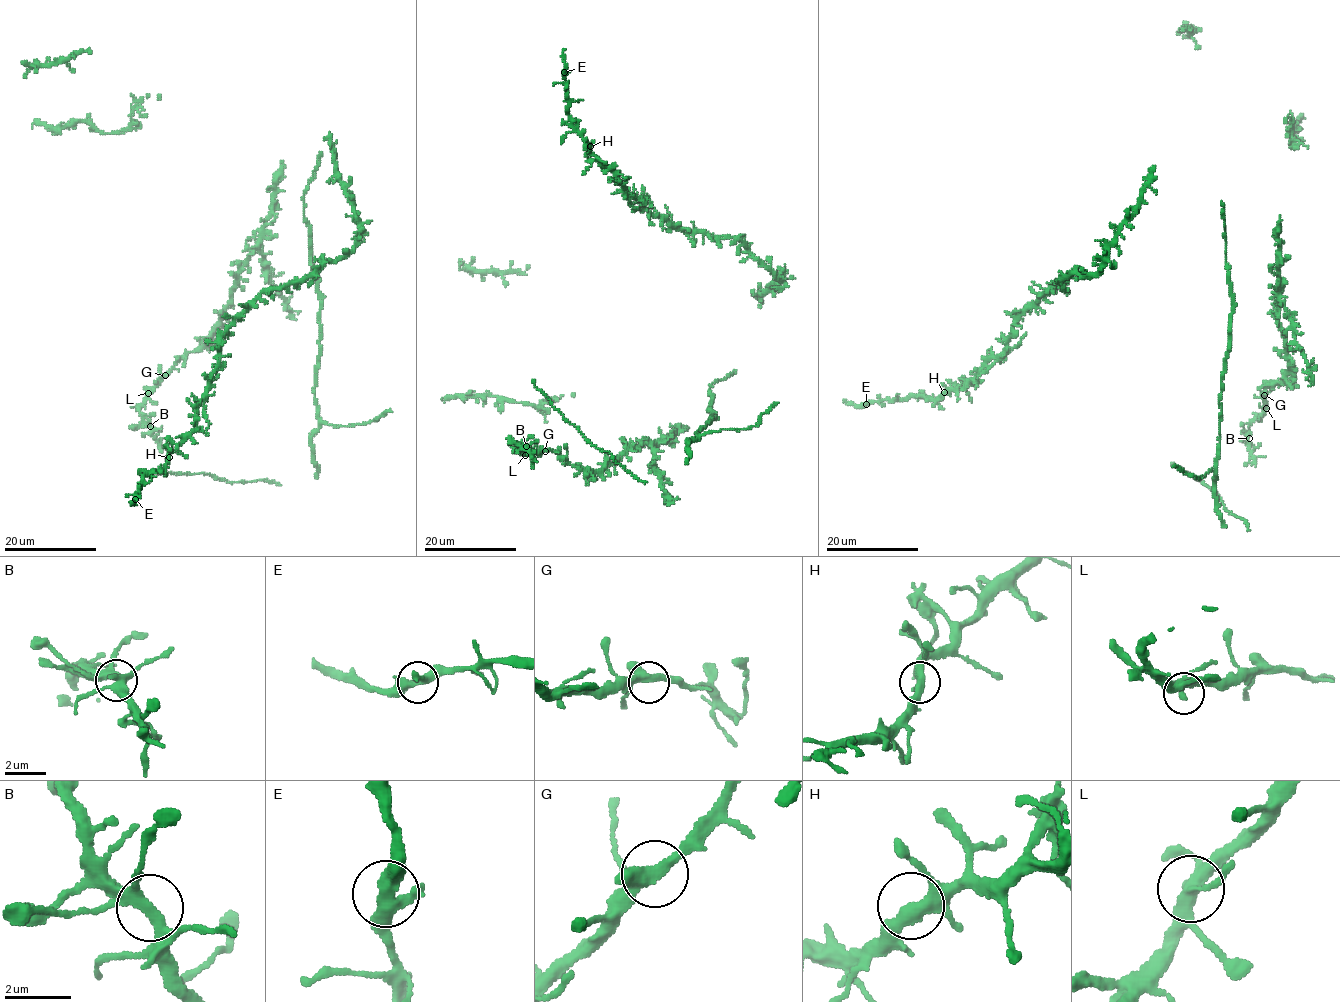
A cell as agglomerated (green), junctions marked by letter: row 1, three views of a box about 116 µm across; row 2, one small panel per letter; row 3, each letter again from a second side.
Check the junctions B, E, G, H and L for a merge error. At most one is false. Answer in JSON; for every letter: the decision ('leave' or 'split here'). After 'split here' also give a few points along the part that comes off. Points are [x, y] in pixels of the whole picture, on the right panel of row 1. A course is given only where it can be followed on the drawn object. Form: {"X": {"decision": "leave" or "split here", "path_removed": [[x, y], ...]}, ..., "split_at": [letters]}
{"B": {"decision": "leave"}, "E": {"decision": "leave"}, "G": {"decision": "leave"}, "H": {"decision": "leave"}, "L": {"decision": "leave"}, "split_at": []}

